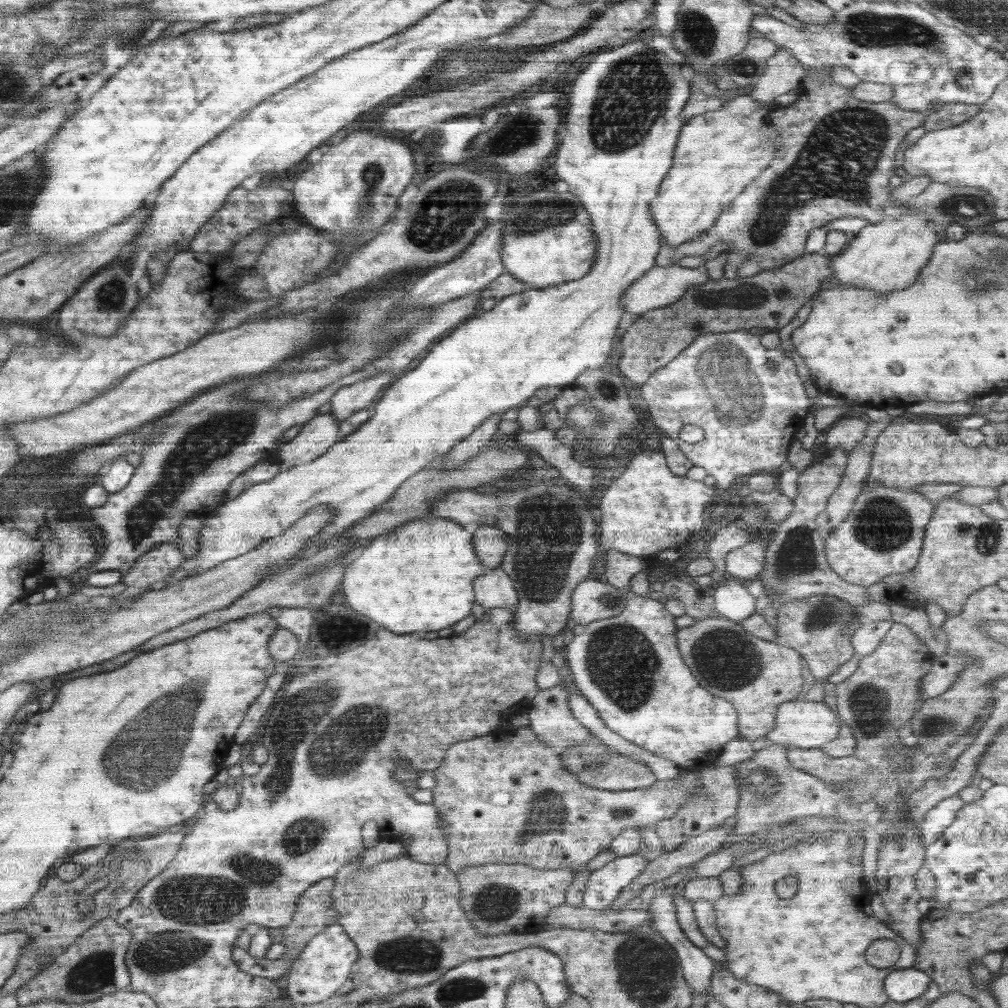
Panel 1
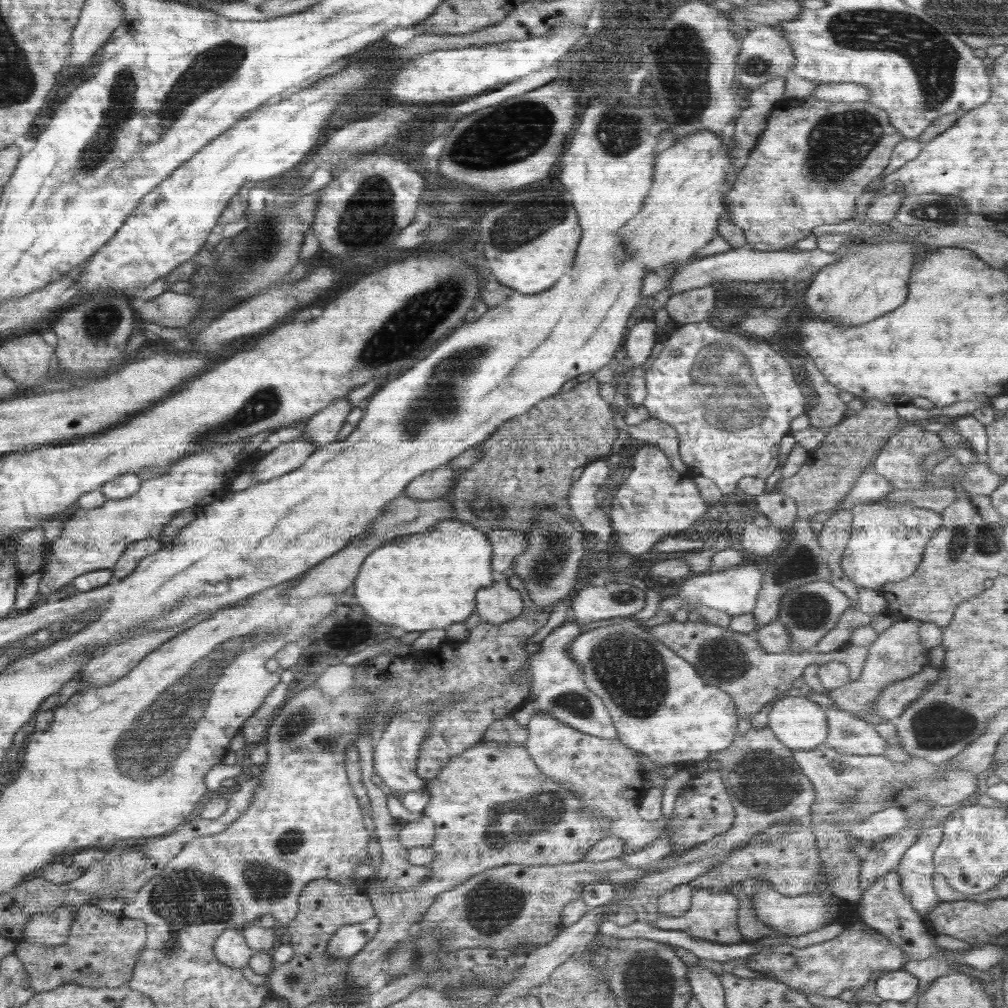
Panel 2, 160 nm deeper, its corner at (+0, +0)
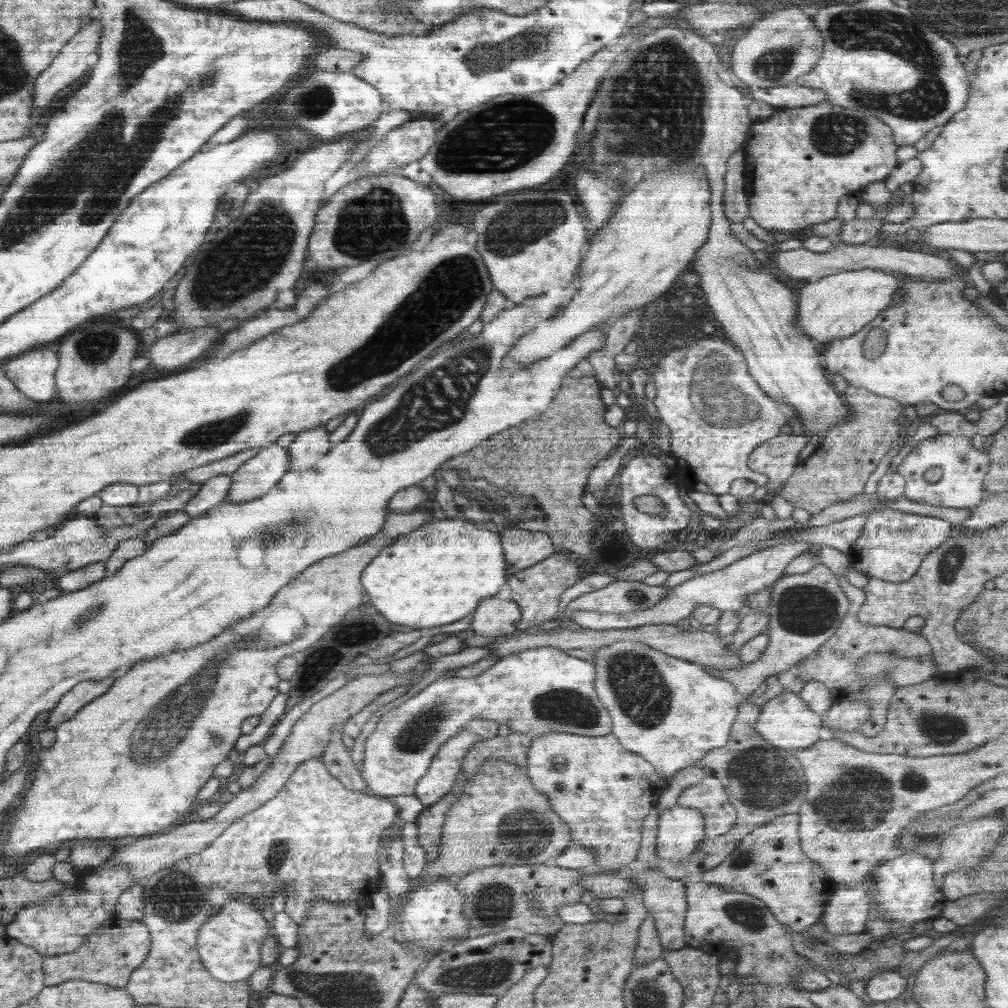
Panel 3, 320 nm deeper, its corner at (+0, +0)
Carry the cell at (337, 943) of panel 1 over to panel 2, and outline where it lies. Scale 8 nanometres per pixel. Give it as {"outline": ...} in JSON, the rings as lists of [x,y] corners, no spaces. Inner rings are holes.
{"outline":[[[374,916],[364,922],[342,926],[329,940],[327,953],[333,959],[352,958],[377,936],[380,924],[380,919]]]}

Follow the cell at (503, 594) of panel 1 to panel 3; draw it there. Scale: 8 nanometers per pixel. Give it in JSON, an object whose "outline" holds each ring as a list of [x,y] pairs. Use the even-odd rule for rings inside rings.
{"outline":[[[491,596],[481,600],[480,608],[476,609],[472,630],[482,637],[512,636],[519,632],[518,625],[522,620],[522,611],[519,603]]]}

